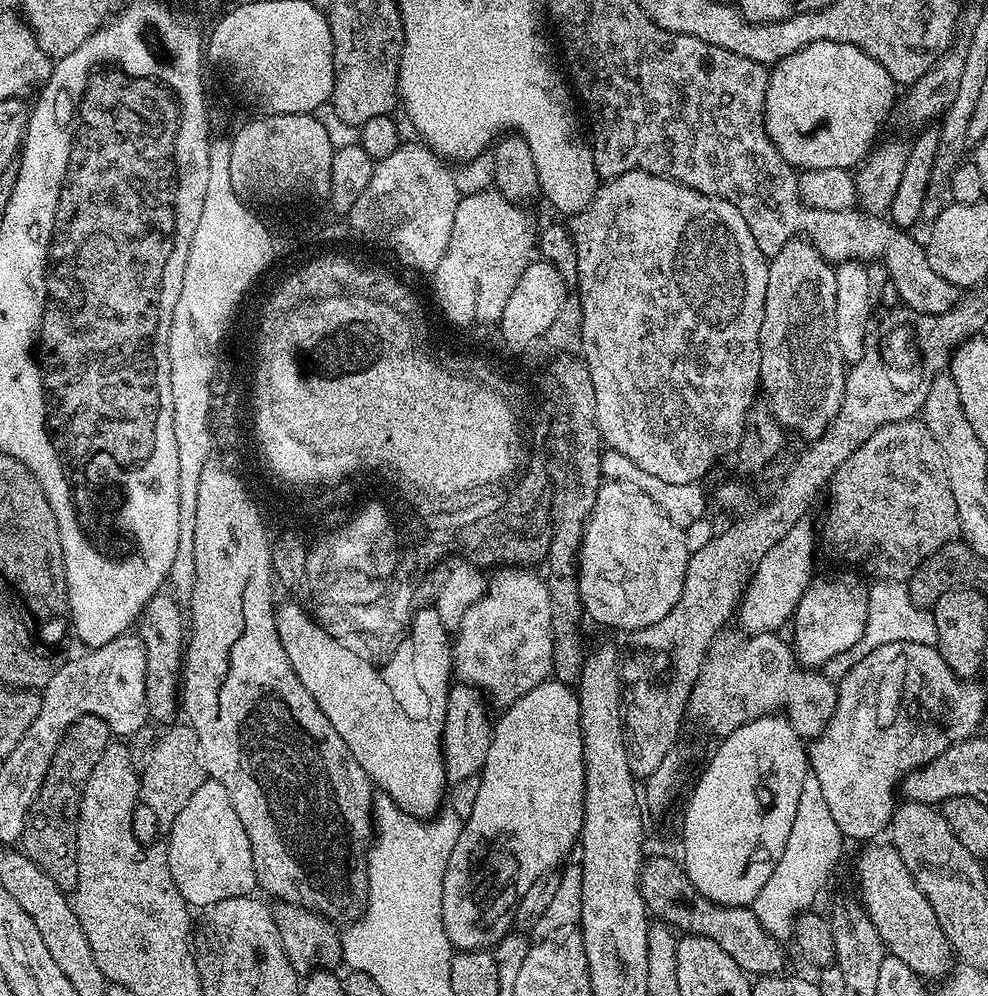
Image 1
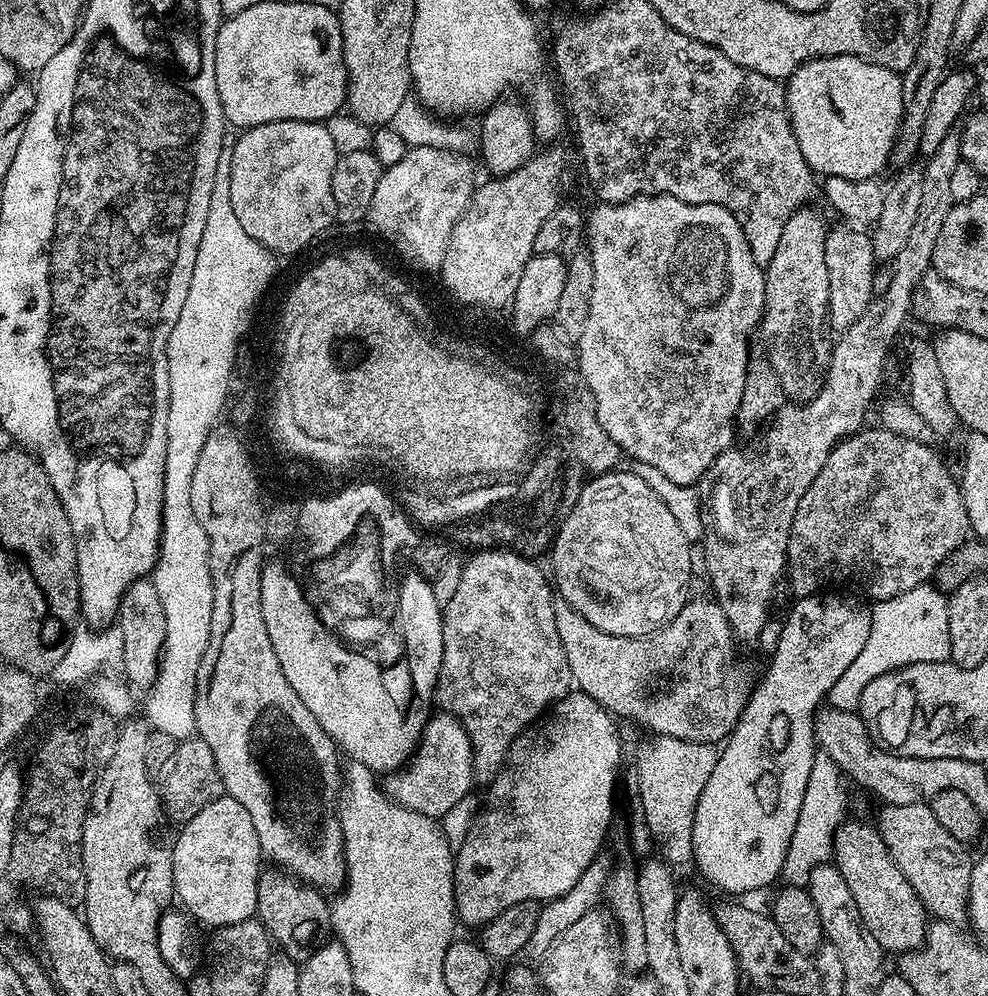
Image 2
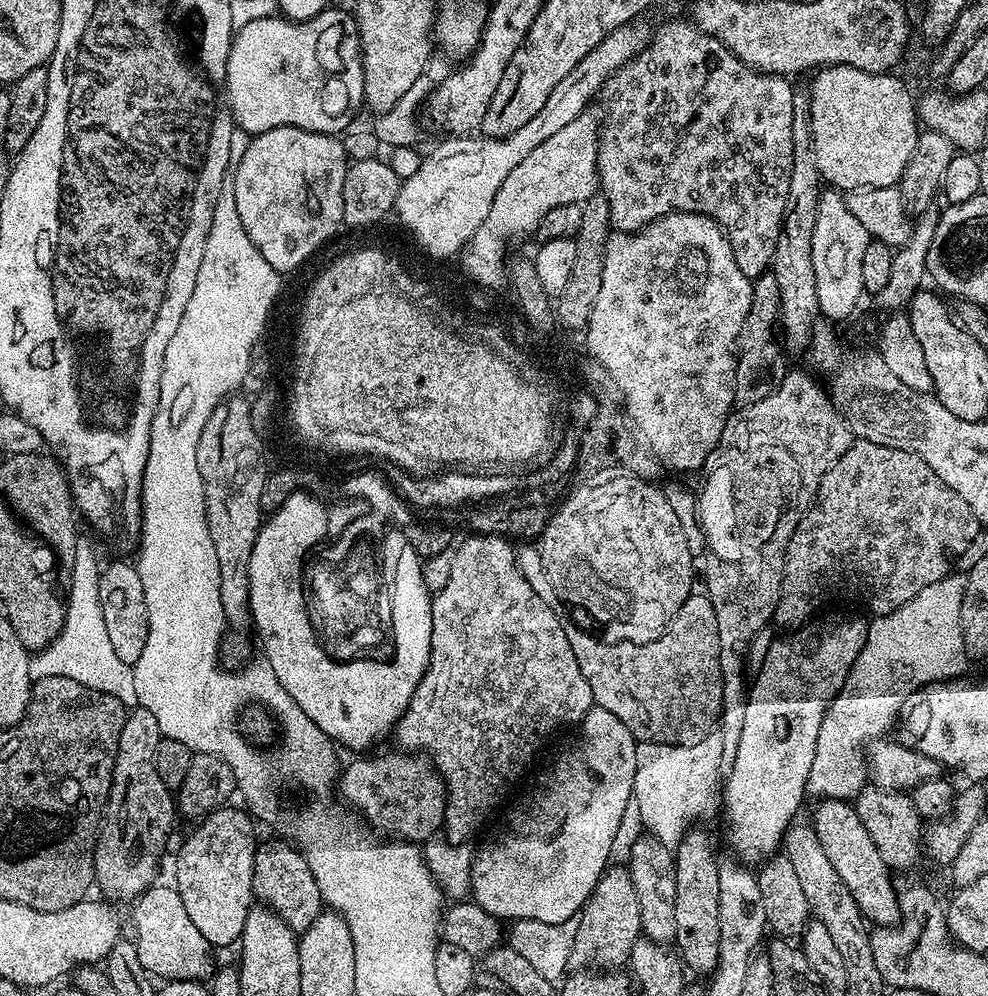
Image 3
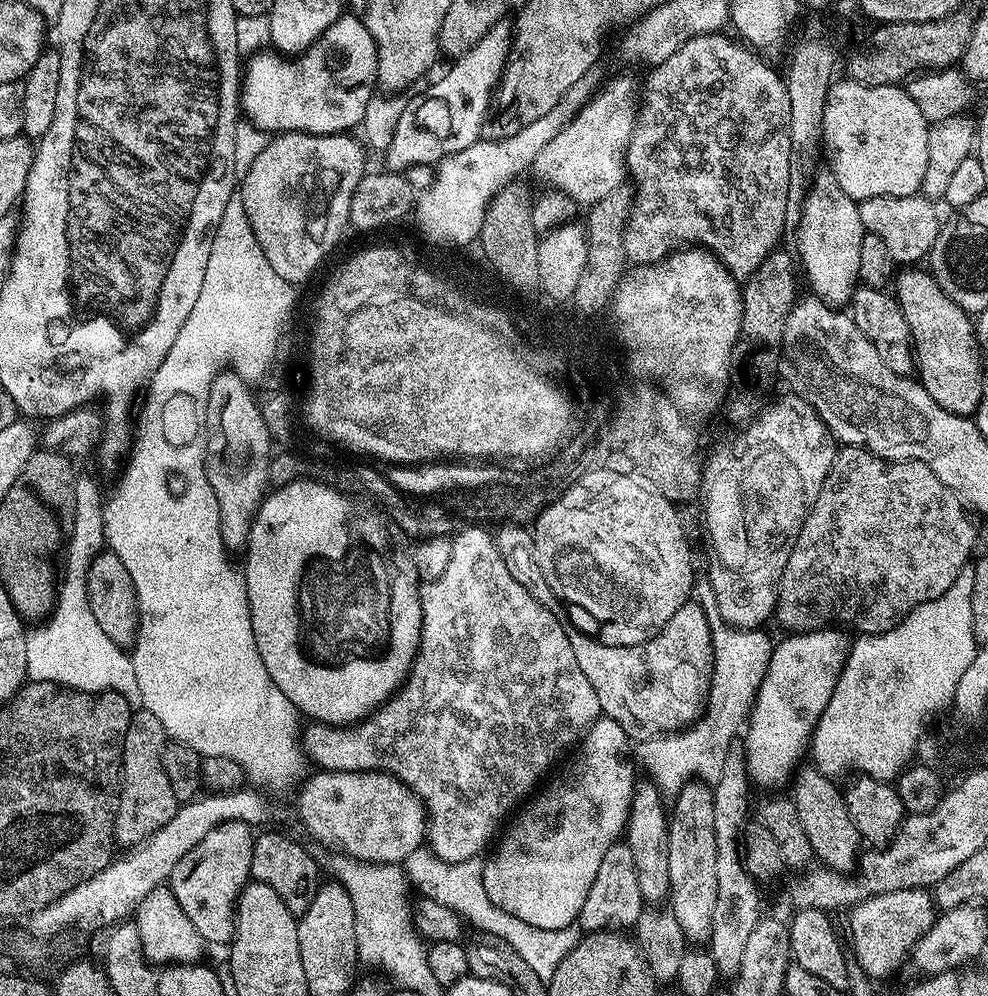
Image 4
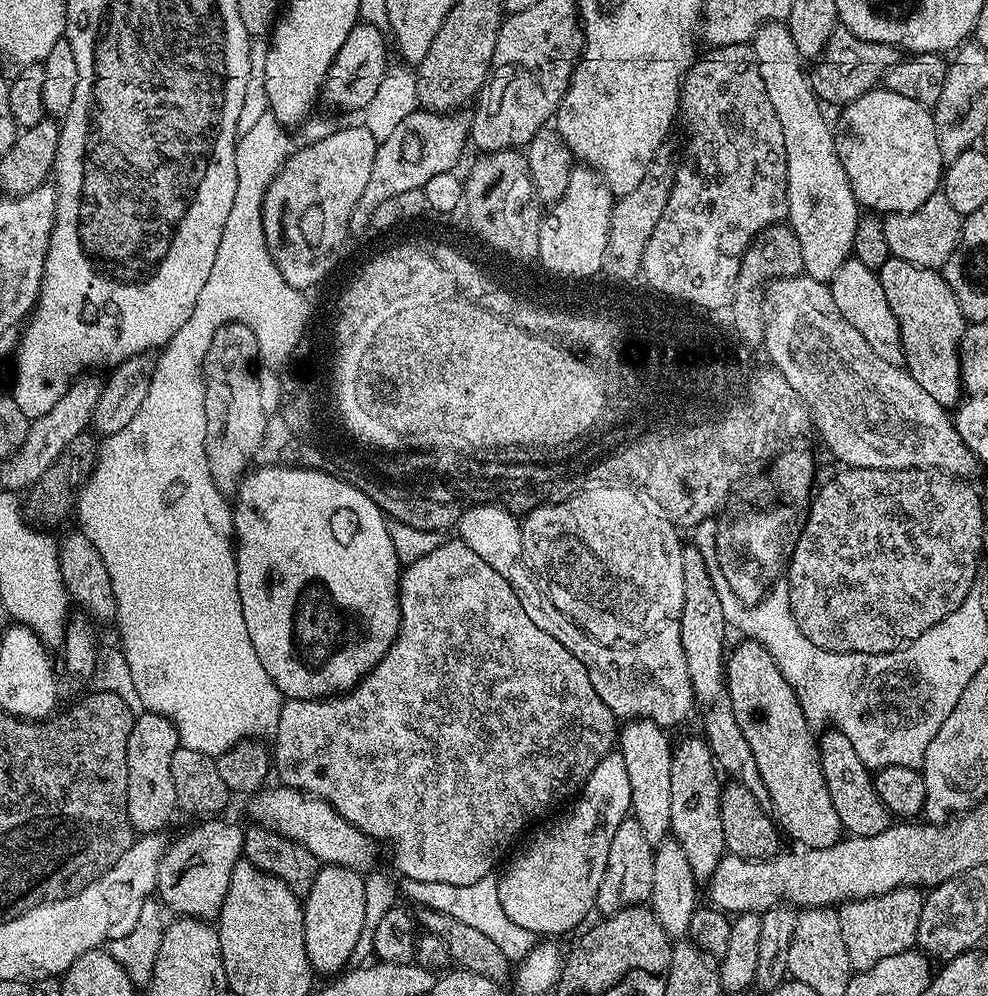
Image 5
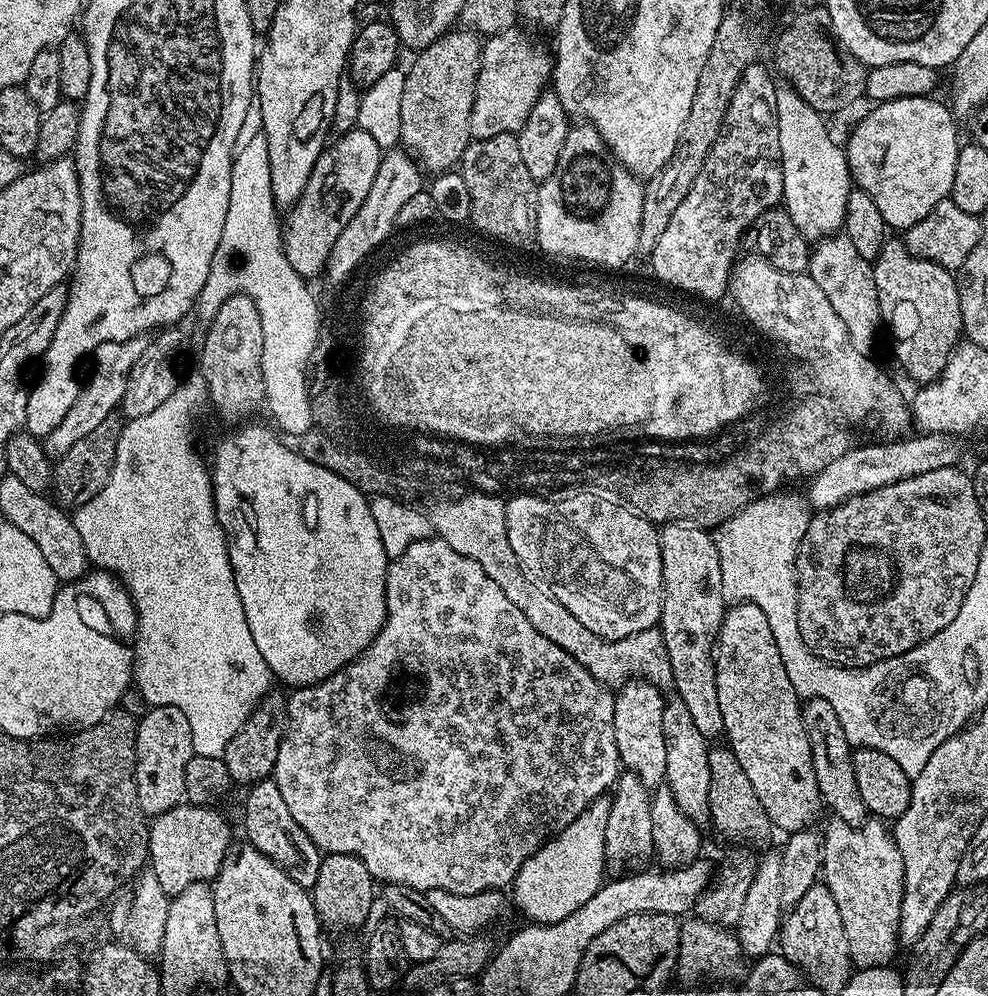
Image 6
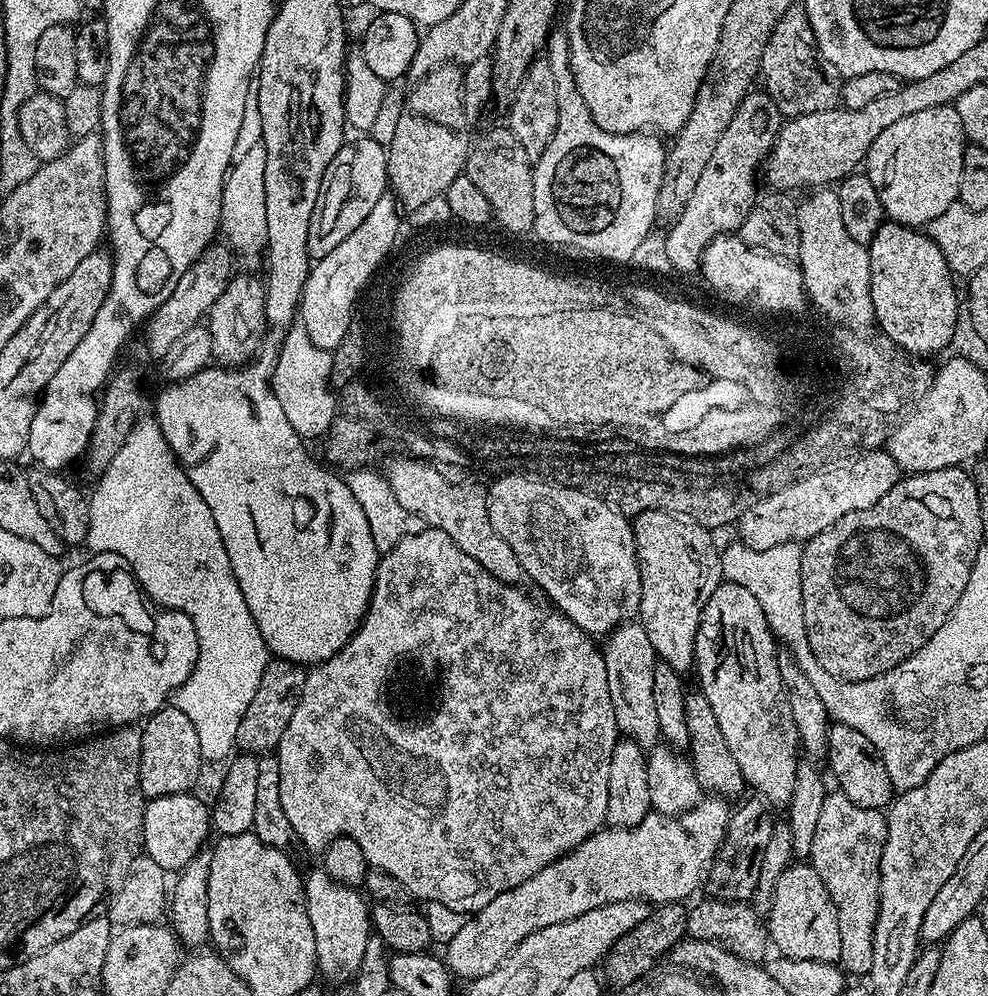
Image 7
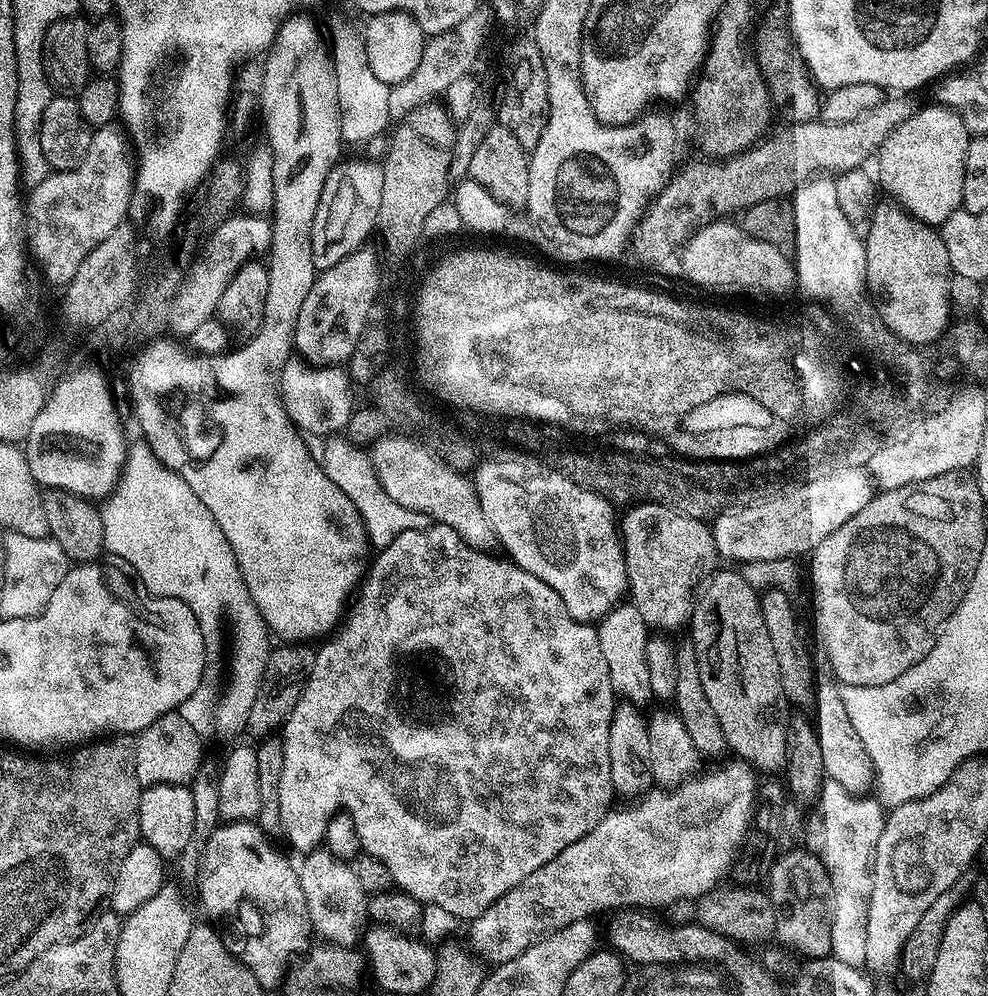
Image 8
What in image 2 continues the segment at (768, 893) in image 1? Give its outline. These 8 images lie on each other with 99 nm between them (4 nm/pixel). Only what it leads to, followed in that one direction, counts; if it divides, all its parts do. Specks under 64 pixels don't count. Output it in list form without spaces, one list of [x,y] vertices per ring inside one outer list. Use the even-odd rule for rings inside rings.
[[[817,751],[810,766],[810,778],[806,782],[806,794],[802,798],[802,810],[798,810],[798,826],[794,826],[794,838],[784,859],[783,879],[792,886],[807,885],[810,874],[820,864],[833,859],[832,839],[846,819],[848,792],[844,789],[842,773],[825,752]]]

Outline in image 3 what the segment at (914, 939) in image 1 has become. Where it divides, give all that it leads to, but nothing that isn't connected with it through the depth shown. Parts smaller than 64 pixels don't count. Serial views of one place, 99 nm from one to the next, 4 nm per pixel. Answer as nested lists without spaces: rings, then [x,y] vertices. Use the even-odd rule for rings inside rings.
[[[821,799],[816,813],[810,817],[813,830],[818,834],[818,842],[822,842],[822,850],[834,870],[838,870],[842,882],[846,882],[846,890],[854,894],[854,902],[858,902],[858,910],[865,921],[876,926],[891,926],[900,919],[900,897],[898,888],[892,885],[893,873],[886,862],[882,862],[882,854],[878,854],[878,846],[874,846],[866,826],[862,826],[862,818],[858,818],[855,807],[847,800]]]

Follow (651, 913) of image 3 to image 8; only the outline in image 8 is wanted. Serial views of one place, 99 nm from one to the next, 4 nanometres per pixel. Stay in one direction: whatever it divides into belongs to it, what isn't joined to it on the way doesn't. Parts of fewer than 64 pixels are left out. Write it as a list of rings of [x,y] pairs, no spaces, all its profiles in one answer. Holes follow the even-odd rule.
[[[630,602],[618,603],[599,621],[596,633],[606,658],[606,670],[610,670],[612,690],[617,697],[637,706],[644,706],[647,700],[651,701],[650,673],[646,671],[646,642],[650,625],[642,618],[642,614],[638,614],[638,606]]]

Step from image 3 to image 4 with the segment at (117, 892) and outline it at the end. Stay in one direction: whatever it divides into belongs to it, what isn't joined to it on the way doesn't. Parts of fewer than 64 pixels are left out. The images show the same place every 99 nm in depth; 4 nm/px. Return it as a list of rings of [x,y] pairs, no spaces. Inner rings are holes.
[[[133,711],[130,730],[126,730],[124,766],[120,777],[120,805],[116,811],[116,839],[121,845],[135,846],[142,843],[152,833],[162,830],[162,826],[166,826],[170,818],[174,818],[178,803],[162,766],[165,745],[162,722],[158,722],[158,718],[154,718],[154,714],[149,712]]]

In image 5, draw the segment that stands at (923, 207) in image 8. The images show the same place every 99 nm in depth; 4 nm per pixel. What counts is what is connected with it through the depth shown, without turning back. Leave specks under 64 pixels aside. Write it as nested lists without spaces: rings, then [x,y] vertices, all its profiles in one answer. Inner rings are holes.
[[[877,86],[862,94],[854,102],[843,105],[844,117],[838,124],[838,147],[840,161],[846,170],[846,178],[854,190],[854,198],[861,209],[876,214],[913,212],[935,192],[941,191],[946,161],[940,149],[940,133],[936,119],[925,105],[914,102],[914,98],[902,98],[890,89]]]

